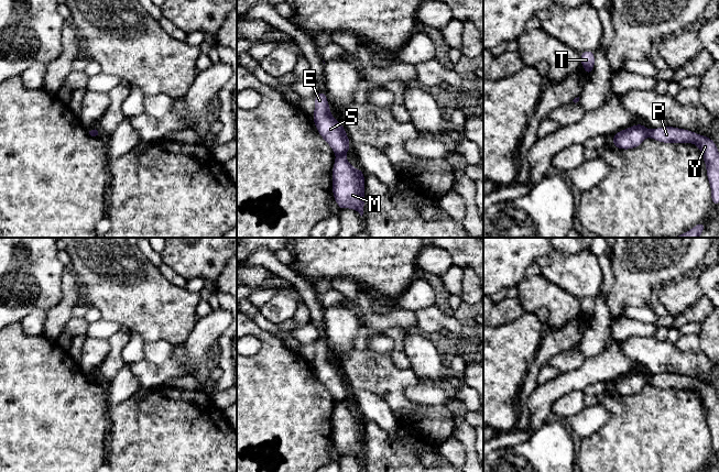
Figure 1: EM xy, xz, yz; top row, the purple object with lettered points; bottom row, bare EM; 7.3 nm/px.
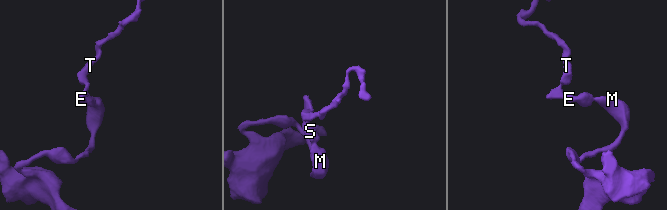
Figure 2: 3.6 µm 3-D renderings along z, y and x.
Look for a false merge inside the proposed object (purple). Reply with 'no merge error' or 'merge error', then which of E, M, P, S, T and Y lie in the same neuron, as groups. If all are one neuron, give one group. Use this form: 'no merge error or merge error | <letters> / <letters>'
merge error | E S T / M P Y

